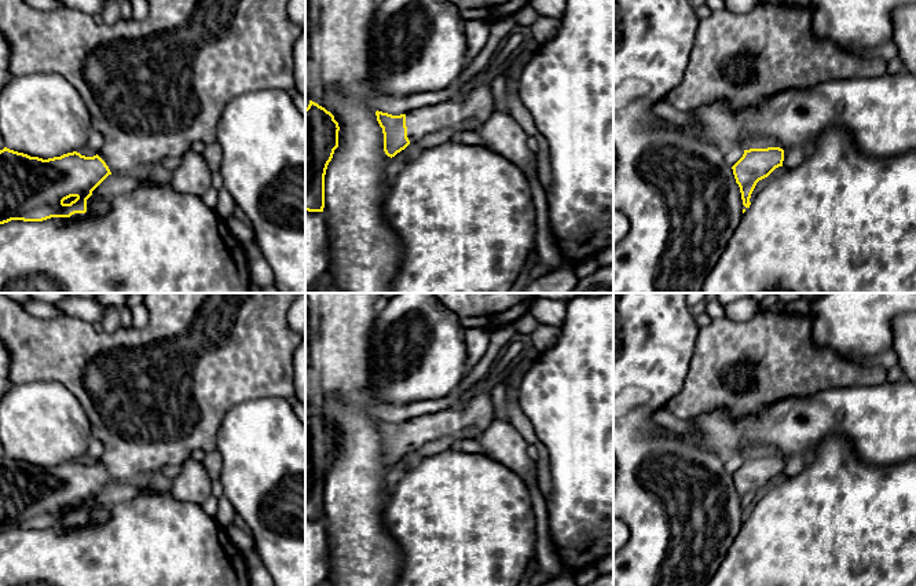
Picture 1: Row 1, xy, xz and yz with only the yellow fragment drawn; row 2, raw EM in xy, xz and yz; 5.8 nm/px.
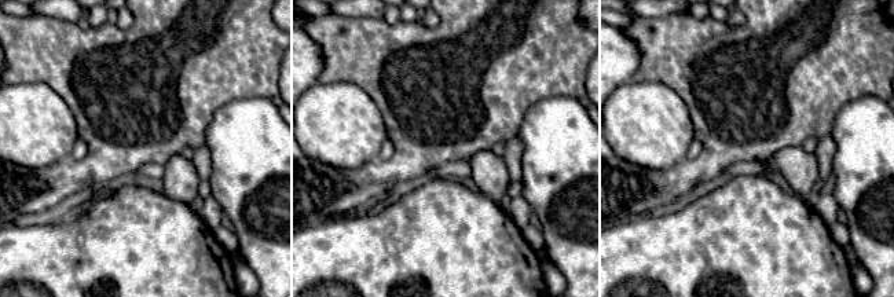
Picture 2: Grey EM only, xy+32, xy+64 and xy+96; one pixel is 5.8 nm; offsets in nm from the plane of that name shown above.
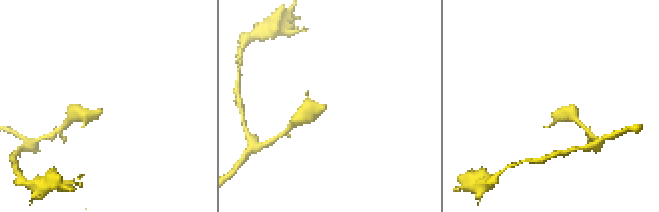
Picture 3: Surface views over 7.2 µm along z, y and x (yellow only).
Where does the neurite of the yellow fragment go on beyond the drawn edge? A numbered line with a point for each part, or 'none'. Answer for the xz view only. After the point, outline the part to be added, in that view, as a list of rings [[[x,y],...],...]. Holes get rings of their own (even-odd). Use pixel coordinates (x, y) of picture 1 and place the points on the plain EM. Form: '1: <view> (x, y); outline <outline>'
1: xz (476, 410); outline [[[486,387],[475,388],[457,407],[422,414],[406,422],[410,451],[444,436],[455,436],[465,429],[486,431],[495,418],[495,409]]]

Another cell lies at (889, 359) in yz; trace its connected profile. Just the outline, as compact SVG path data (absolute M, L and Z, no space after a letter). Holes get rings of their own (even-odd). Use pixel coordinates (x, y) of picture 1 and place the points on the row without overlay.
M888 349L886 354L875 356L857 356L857 355L844 355L846 362L854 363L858 367L875 367L877 365L893 367L898 365L898 358L894 349Z

